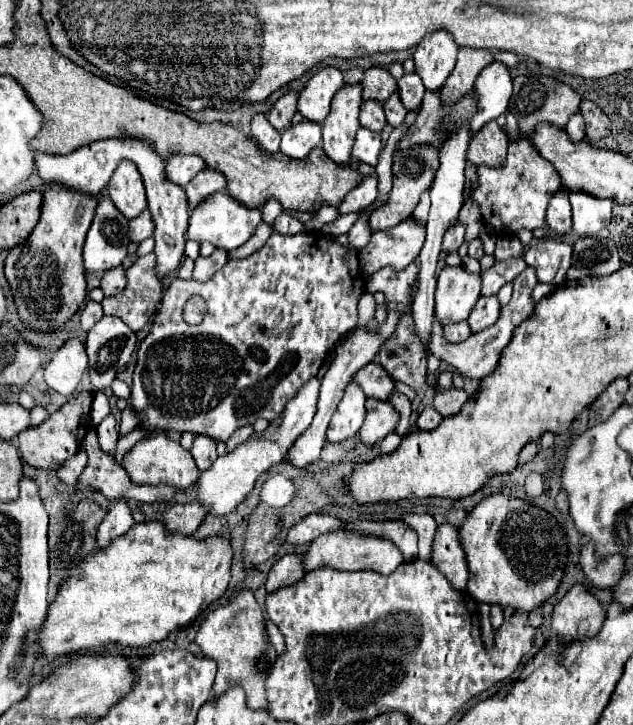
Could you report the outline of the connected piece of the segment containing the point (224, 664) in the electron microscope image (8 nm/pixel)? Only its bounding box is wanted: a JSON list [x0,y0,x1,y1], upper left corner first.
[195,591,277,709]

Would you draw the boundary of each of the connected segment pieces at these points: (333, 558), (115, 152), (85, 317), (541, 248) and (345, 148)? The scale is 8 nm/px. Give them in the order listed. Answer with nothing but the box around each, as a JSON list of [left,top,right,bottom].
[[305,531,403,575],[35,137,189,277],[81,303,103,329],[523,239,573,285],[323,83,361,163]]

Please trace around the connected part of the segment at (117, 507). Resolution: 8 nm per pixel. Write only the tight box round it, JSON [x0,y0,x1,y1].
[97,501,133,547]

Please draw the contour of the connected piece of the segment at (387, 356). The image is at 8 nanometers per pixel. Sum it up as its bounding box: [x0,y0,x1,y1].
[379,313,427,391]

